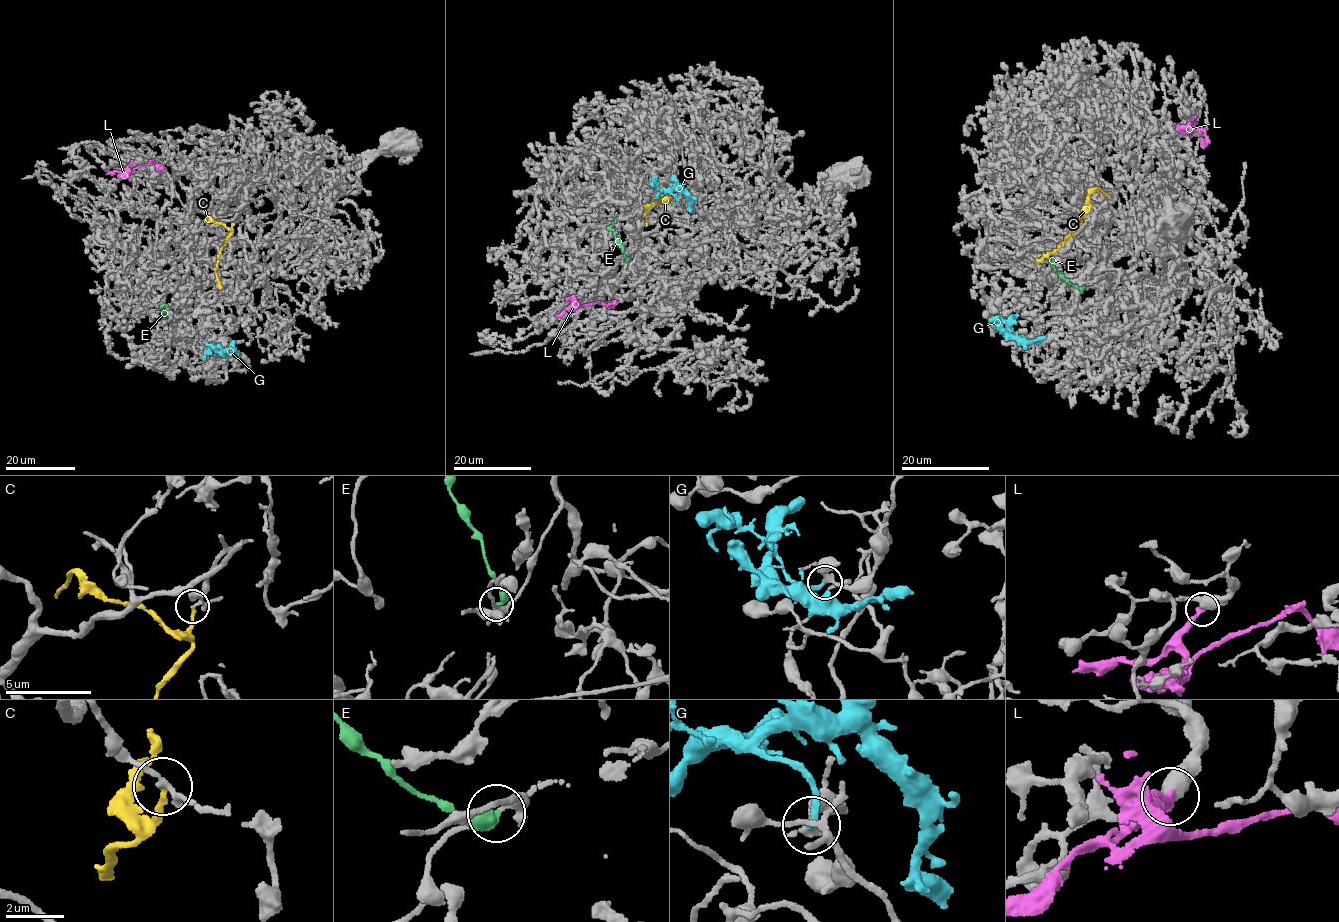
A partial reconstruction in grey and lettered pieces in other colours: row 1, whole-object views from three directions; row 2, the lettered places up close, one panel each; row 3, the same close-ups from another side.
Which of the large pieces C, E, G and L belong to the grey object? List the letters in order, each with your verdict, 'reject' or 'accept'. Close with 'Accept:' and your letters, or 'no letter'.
C: reject
E: reject
G: reject
L: reject
Accept: no letter

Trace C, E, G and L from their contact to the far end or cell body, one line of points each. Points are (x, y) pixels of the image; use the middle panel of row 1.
C: (669, 199), (660, 204), (658, 202), (662, 185)
E: (625, 261), (622, 246), (610, 225), (615, 215)
G: (676, 202), (676, 197), (669, 191), (681, 189), (690, 200), (693, 213)
L: (578, 301), (576, 304), (582, 306), (599, 302), (614, 304), (611, 300)

